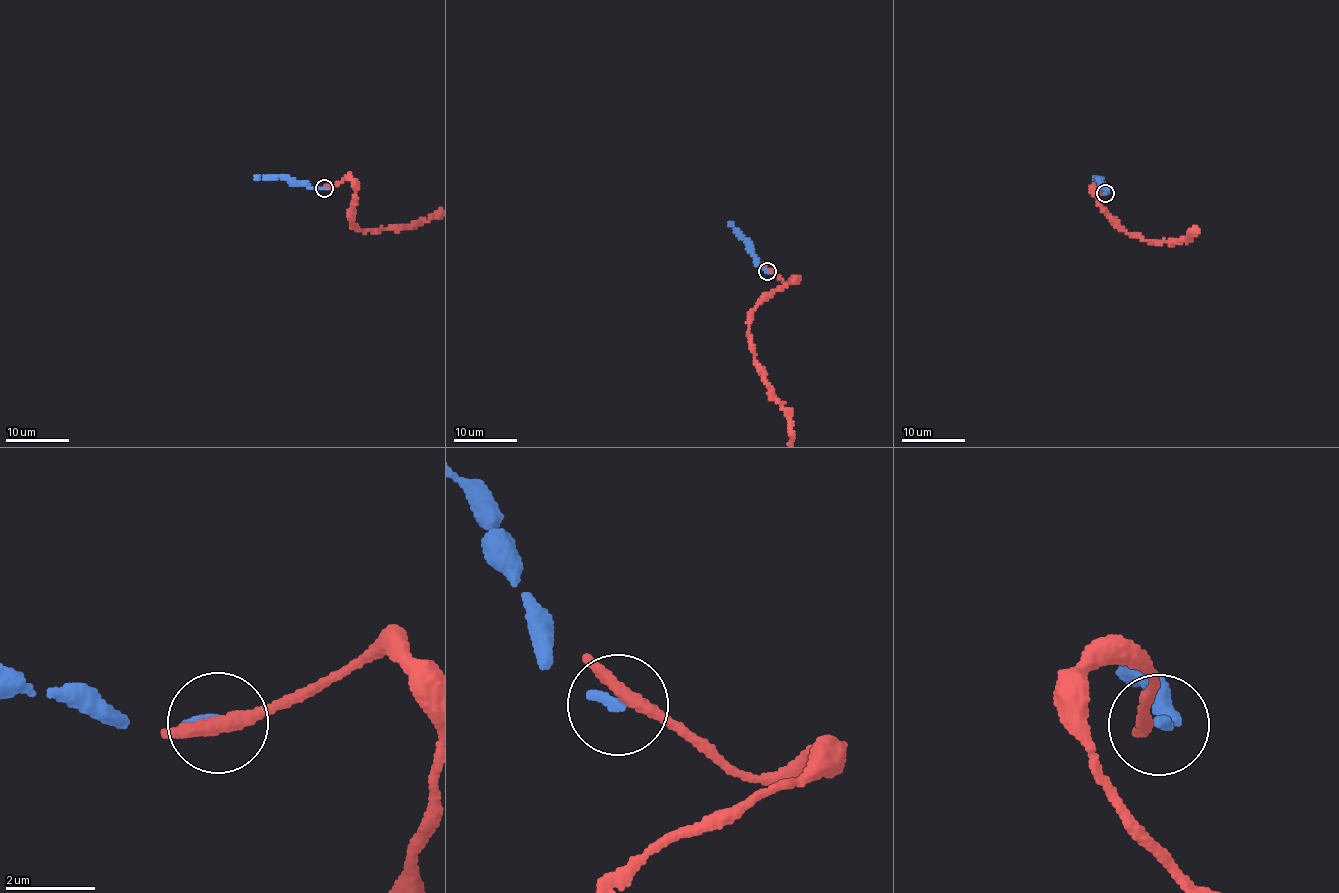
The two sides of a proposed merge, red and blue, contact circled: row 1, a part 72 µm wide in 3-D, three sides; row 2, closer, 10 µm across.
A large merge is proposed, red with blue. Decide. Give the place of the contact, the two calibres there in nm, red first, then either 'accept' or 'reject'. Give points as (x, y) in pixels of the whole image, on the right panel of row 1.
place (1105, 193); calibres 280 and 240 nm; reject

